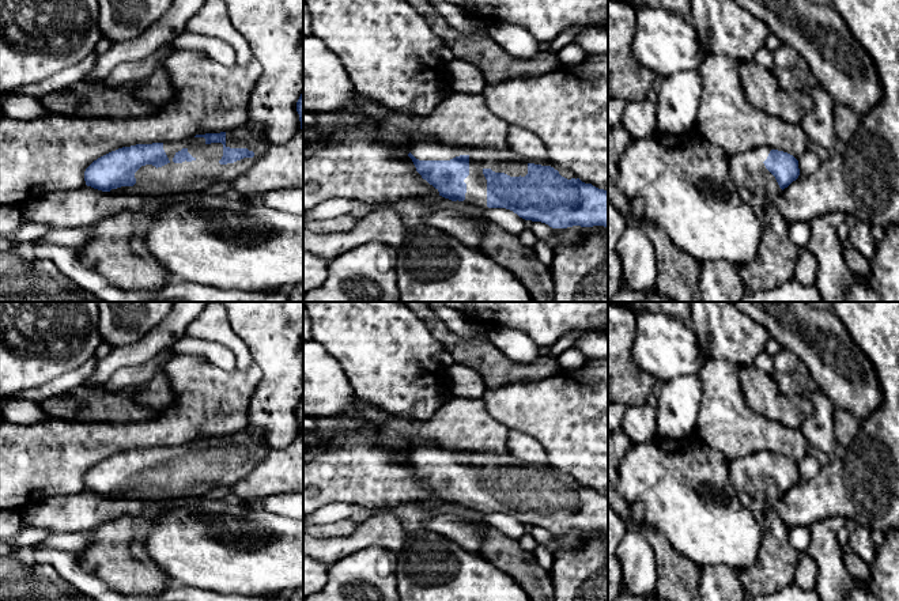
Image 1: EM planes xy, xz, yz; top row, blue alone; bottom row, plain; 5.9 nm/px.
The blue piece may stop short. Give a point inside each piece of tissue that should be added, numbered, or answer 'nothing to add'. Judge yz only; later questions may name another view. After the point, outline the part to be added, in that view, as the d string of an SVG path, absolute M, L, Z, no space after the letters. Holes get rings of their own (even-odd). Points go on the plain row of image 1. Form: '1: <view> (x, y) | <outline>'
1: yz (756, 490) | M760 451L748 457L729 461L729 476L741 503L751 510L758 519L762 518L766 509L774 507L782 494L779 492L775 481L766 473L764 465L767 464L770 451Z

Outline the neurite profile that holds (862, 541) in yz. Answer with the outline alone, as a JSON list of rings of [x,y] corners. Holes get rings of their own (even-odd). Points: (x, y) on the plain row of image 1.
[[[850,525],[851,533],[847,541],[847,547],[854,552],[864,563],[872,566],[877,552],[879,536],[864,525]]]

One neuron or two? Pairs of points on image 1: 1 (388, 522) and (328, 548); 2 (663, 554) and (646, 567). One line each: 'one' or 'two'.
1: one
2: two

